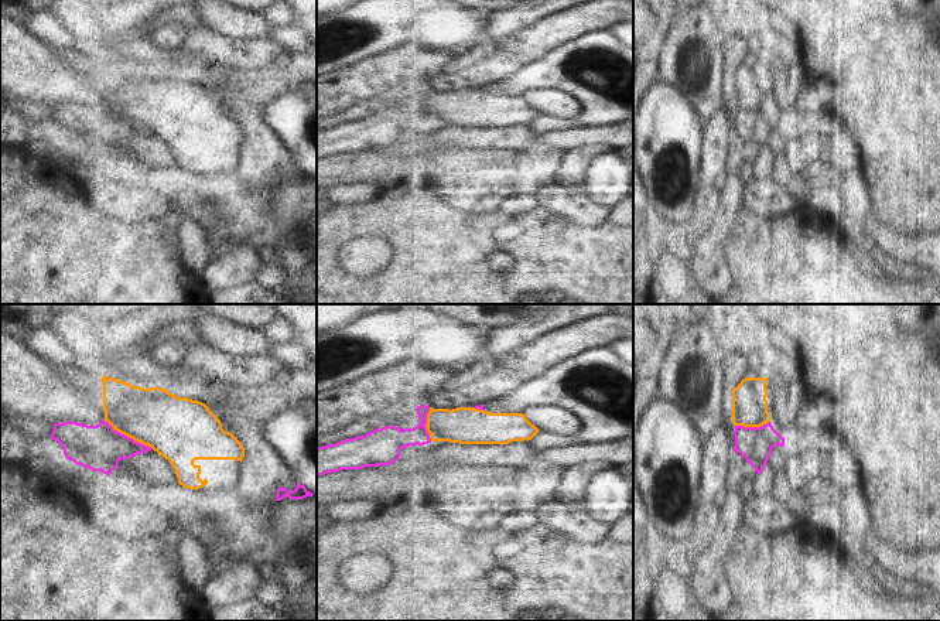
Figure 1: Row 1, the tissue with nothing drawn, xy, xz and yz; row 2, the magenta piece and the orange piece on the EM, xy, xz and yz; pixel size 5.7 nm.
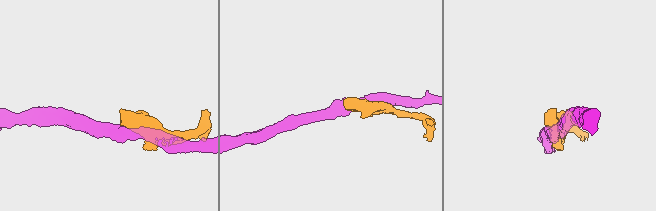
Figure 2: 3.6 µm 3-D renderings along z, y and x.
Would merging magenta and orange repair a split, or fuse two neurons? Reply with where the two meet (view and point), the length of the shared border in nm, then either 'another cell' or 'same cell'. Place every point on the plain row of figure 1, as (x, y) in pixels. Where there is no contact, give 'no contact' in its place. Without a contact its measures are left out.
xy (126, 119) | 320 nm | another cell

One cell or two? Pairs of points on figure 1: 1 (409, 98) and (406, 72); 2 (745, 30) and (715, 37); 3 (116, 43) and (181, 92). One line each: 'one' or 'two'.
1: two
2: two
3: two

